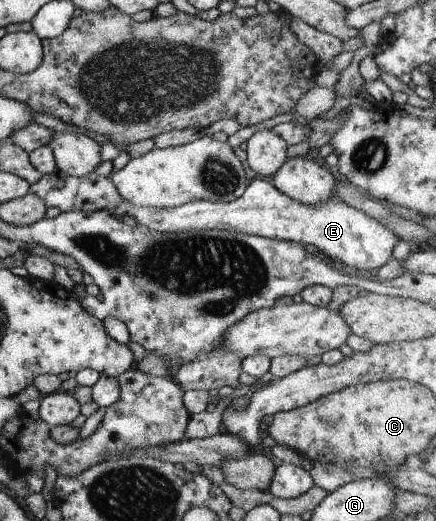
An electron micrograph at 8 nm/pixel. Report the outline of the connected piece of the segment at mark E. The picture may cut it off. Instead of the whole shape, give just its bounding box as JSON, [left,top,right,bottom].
[106,179,400,275]

